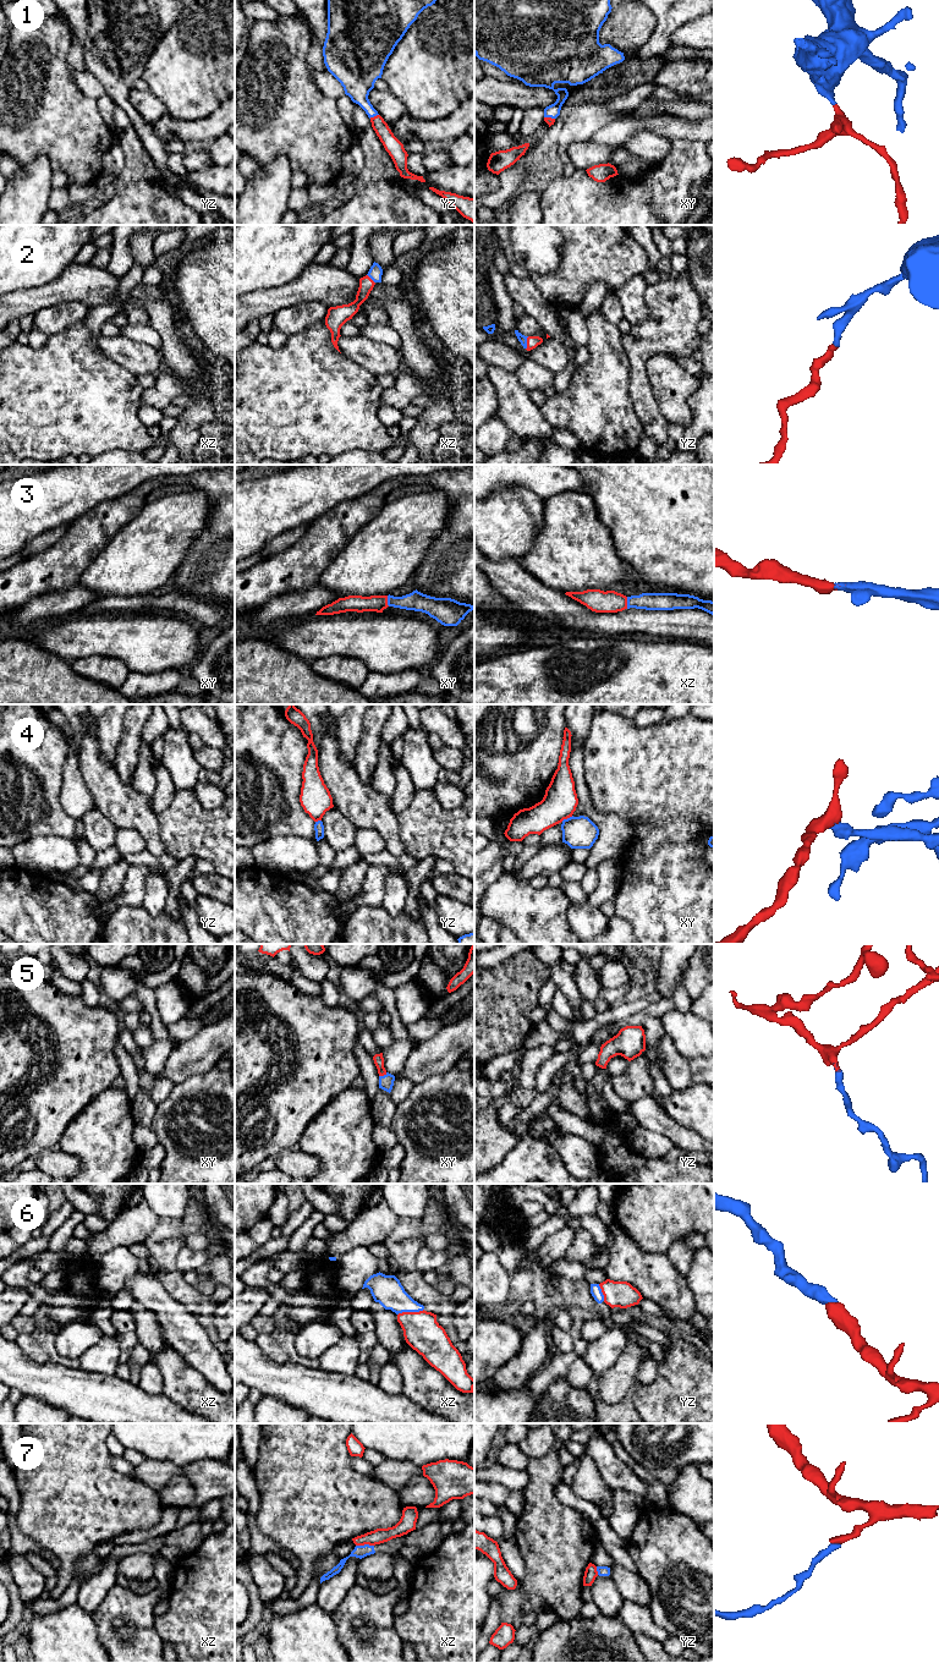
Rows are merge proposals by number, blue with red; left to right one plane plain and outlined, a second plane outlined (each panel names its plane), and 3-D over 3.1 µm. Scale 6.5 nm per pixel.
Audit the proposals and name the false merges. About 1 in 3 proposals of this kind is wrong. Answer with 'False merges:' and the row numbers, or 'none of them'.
False merges: 7

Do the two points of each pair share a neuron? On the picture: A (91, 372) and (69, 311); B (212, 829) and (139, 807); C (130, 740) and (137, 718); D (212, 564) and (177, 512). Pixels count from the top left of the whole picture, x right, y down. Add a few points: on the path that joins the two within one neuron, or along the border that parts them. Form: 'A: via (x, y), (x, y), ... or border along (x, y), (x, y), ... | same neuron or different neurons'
A: border along (84, 318), (48, 335) | different neurons
B: border along (155, 813), (159, 834), (164, 841) | different neurons
C: via (132, 735), (135, 723) | same neuron
D: border along (209, 512), (206, 528), (195, 539), (180, 563) | different neurons

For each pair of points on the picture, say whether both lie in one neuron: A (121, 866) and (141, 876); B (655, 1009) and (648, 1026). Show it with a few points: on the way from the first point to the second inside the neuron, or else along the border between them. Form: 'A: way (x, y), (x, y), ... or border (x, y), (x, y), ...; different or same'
A: border (130, 866), (122, 890), (116, 896); different
B: border (660, 1017), (648, 1016), (640, 1025); different

